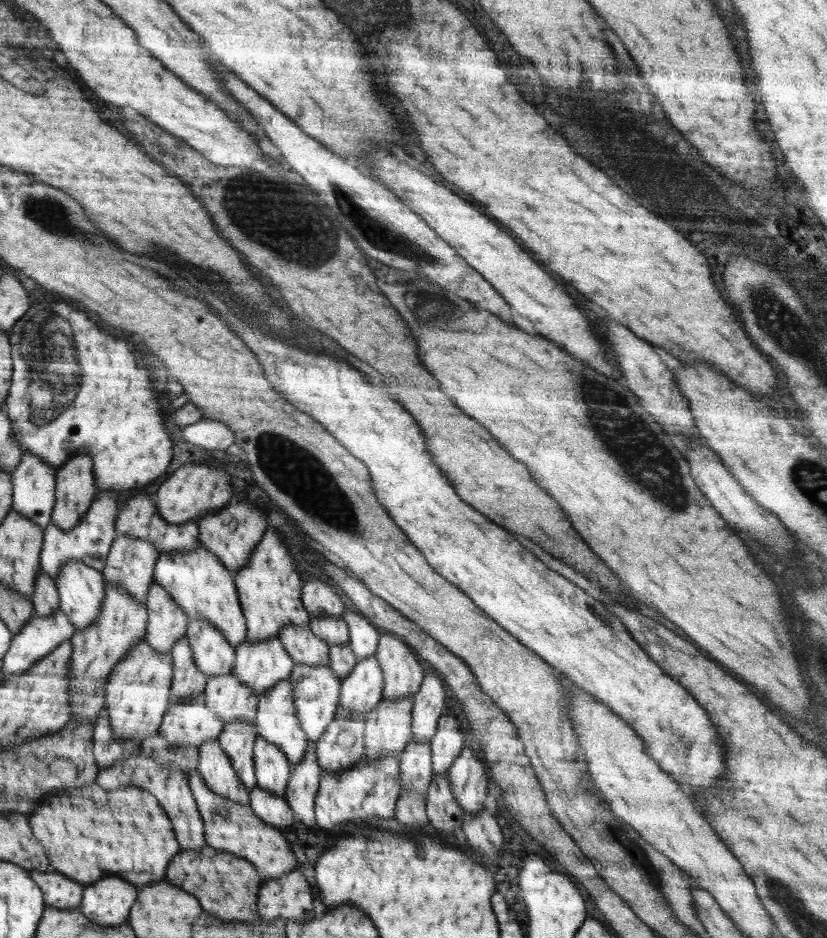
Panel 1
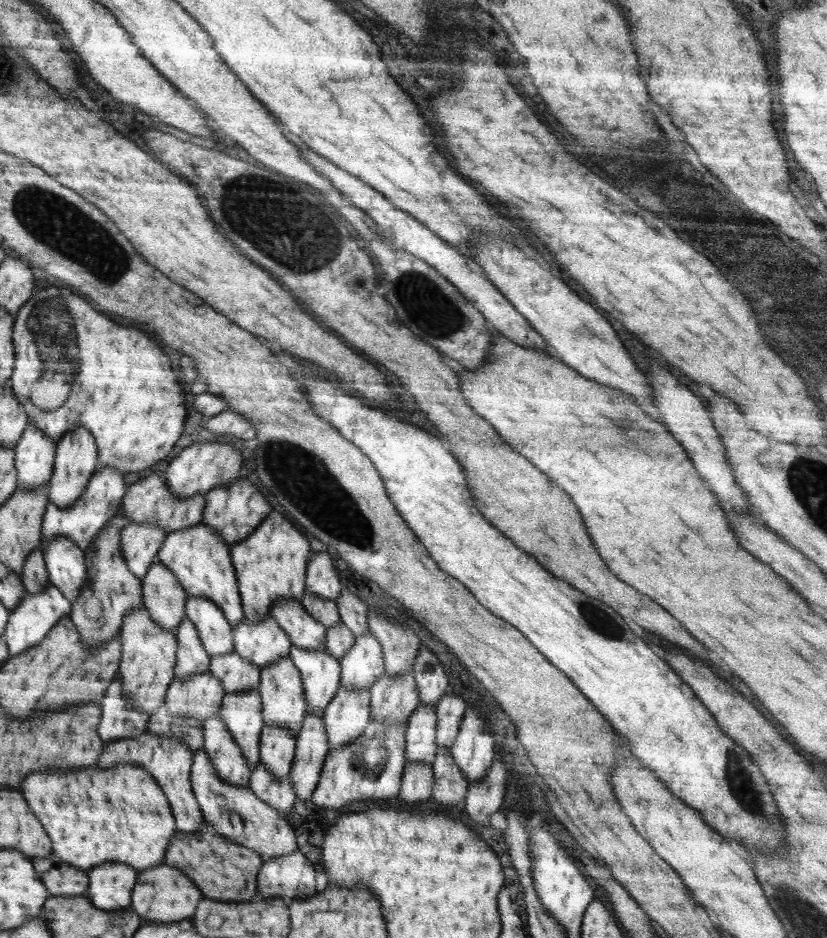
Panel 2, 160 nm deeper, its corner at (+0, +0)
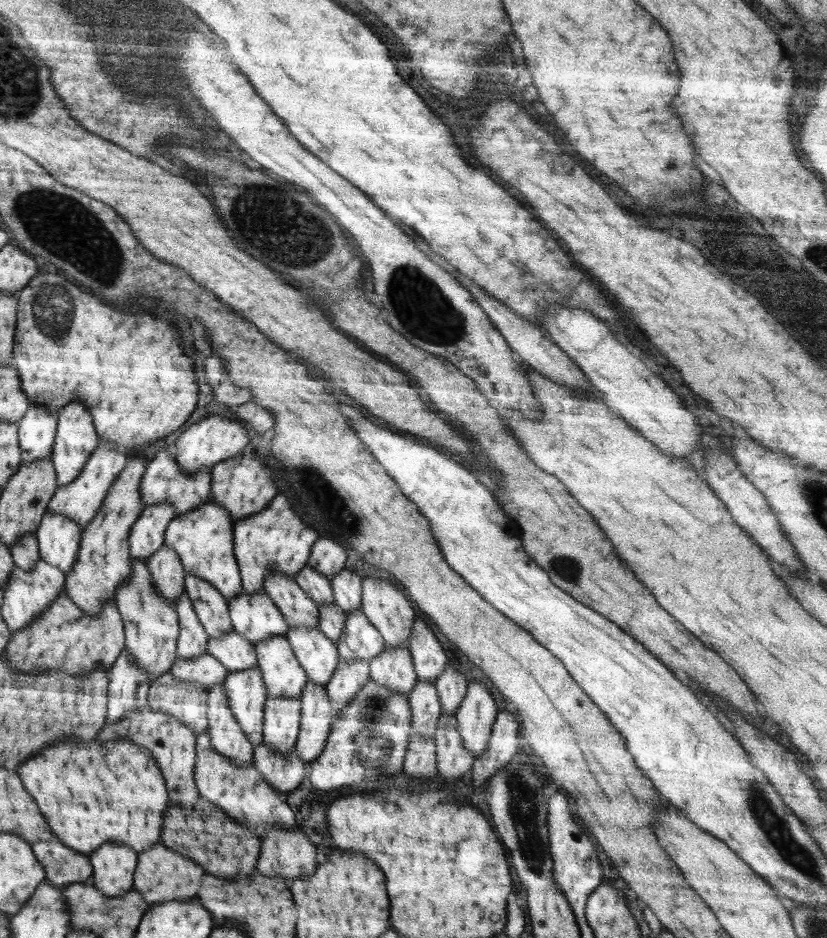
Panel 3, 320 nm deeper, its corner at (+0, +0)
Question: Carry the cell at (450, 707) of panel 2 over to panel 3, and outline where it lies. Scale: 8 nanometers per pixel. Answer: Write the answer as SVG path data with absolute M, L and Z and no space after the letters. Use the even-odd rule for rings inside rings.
M447 664L433 683L439 694L442 715L454 715L467 693L469 682L466 681L464 674Z

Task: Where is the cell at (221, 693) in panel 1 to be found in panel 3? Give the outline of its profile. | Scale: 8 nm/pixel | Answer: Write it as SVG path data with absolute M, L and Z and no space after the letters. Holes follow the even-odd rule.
M232 628L218 639L210 639L207 652L215 656L229 672L248 671L258 666L258 651L252 641Z

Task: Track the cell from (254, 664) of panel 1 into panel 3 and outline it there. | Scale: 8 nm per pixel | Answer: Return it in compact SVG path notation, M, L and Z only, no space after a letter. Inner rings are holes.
M266 589L253 593L242 590L240 596L230 603L230 615L235 631L253 644L285 637L290 628Z

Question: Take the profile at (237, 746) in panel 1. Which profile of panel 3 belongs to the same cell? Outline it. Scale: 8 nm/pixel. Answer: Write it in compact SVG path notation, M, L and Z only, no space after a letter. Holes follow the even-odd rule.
M258 666L248 671L229 672L223 682L236 720L255 746L263 740L263 714L267 687Z

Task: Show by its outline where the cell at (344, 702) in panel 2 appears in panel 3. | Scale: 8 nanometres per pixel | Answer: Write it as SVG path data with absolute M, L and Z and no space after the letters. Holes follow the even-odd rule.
M367 660L339 661L332 680L325 684L330 704L335 712L334 719L341 710L356 696L362 685L370 679Z

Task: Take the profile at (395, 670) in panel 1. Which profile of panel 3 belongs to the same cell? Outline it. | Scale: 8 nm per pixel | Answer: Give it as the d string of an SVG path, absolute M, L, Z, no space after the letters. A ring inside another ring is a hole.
M365 576L361 580L362 587L362 606L361 611L366 618L381 632L385 642L385 648L402 647L408 644L412 636L414 626L414 608L406 600L406 596L386 579L380 579L376 576Z

